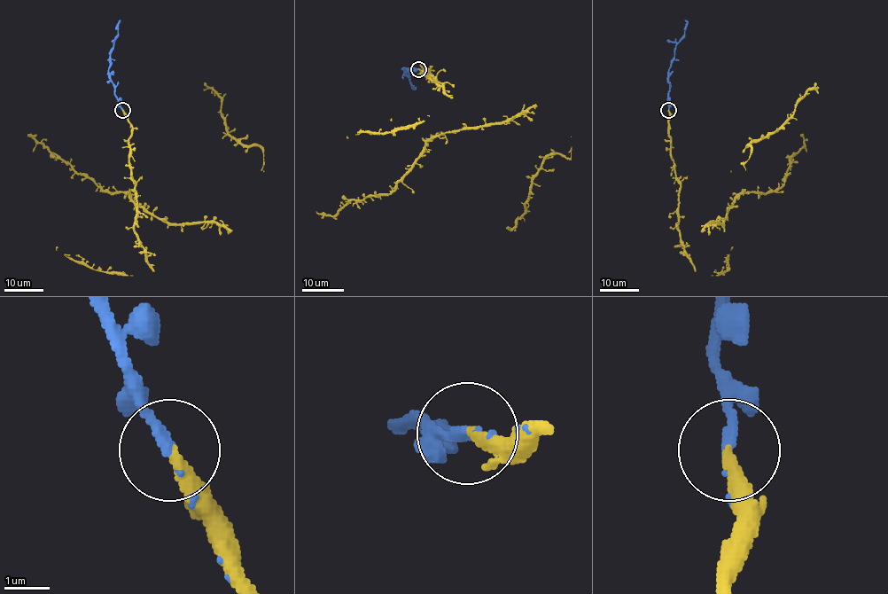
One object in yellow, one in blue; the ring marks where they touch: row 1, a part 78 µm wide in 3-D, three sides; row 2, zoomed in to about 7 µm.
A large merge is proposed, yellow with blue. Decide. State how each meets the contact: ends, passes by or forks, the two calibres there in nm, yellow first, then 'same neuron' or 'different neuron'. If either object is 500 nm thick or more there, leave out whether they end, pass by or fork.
yellow ends | blue ends | 300/240 nm | same neuron

